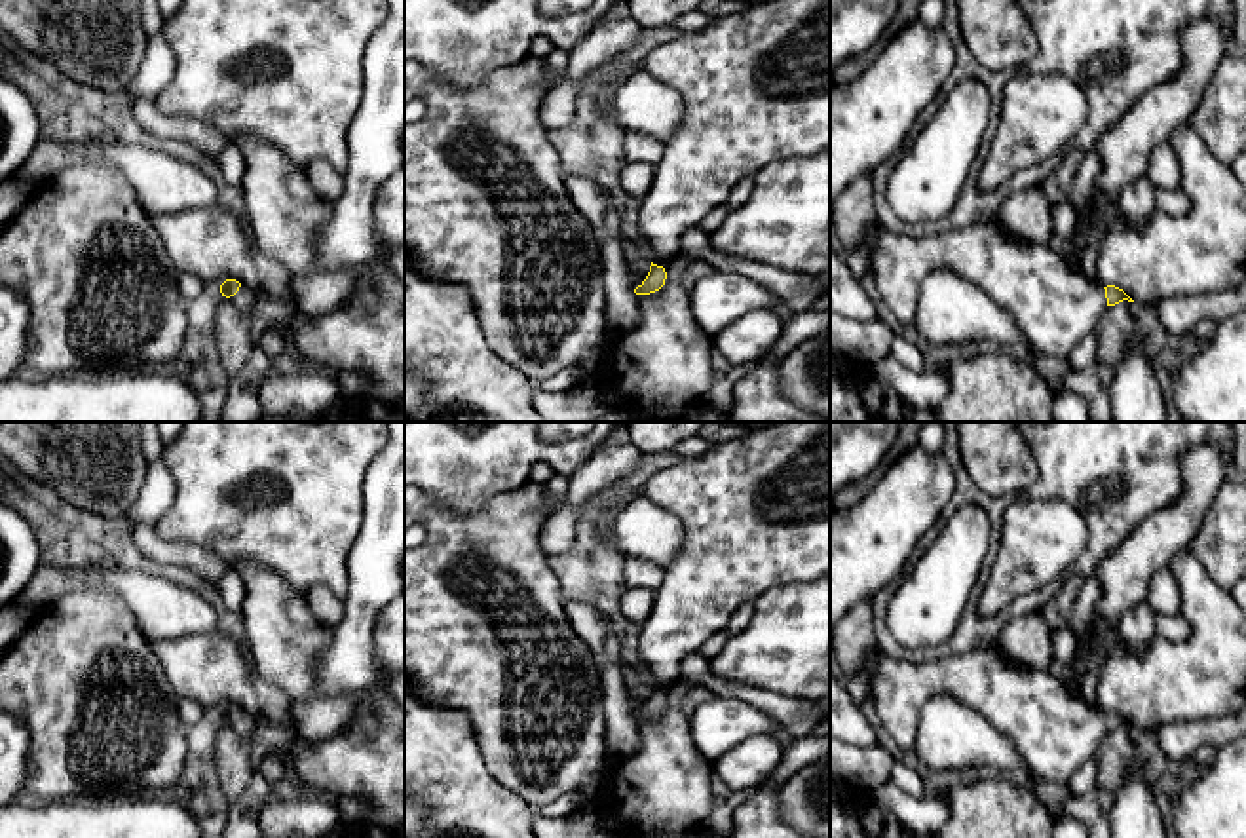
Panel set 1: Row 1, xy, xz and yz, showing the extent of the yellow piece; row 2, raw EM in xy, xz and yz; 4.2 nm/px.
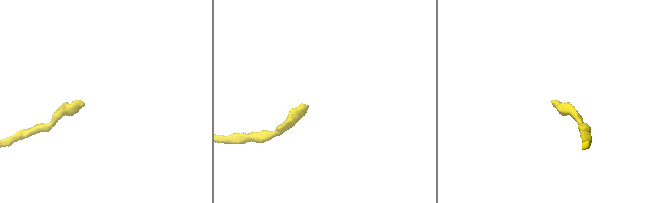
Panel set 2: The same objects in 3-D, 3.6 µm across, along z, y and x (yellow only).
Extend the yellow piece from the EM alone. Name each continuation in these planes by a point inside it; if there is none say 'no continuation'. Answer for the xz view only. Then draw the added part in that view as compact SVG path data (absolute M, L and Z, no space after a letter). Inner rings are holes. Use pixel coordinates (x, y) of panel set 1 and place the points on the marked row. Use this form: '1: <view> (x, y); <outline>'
1: xz (756, 84); M765 0L741 13L714 17L699 32L650 51L642 70L678 91L684 120L655 163L655 177L640 200L640 249L650 262L667 268L682 255L682 236L699 226L731 190L760 169L788 158L807 158L830 150L830 0Z

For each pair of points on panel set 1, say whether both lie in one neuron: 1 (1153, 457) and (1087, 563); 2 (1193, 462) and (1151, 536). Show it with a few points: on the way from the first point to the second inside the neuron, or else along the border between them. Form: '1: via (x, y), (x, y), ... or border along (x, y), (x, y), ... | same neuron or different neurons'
1: via (1127, 483), (1113, 496), (1104, 536) | same neuron
2: via (1193, 481), (1193, 498), (1170, 521) | same neuron

